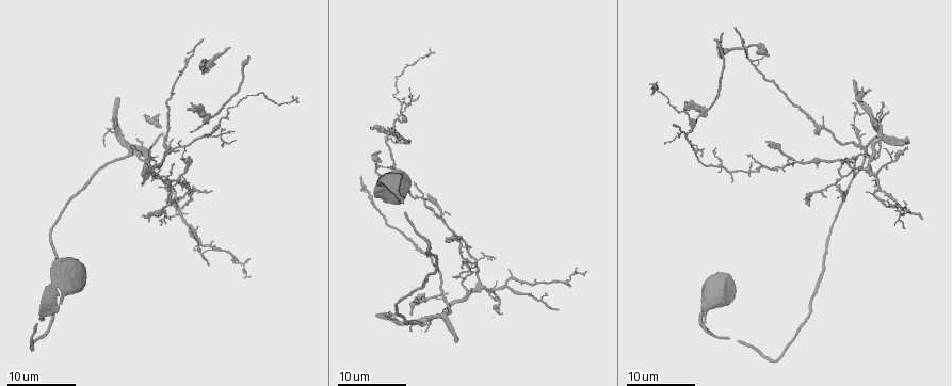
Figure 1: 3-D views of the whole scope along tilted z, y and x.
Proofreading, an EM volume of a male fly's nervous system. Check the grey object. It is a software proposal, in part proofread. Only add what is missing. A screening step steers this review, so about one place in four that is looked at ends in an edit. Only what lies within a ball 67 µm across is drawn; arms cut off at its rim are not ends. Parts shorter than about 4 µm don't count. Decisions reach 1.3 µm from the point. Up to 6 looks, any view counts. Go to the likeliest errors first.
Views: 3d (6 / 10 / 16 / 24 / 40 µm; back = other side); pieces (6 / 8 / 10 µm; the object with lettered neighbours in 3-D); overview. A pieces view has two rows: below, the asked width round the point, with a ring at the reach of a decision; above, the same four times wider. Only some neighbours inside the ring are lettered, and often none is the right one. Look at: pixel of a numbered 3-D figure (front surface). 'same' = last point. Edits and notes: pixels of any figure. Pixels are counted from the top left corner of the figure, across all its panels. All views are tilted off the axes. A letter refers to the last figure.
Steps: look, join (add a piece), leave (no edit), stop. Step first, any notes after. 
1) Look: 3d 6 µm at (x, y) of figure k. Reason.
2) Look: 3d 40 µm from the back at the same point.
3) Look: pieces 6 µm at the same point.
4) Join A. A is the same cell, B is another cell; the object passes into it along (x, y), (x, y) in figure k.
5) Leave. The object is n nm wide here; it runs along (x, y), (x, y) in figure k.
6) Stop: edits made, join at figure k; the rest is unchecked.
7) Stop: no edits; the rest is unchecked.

Look: 3d 24 µm at (427, 196) of figure 1. An open end.

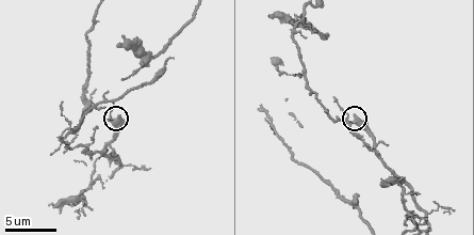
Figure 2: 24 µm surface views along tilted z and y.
Look: pieces 6 µm at (354, 115) of figure 2. See the neighbours.

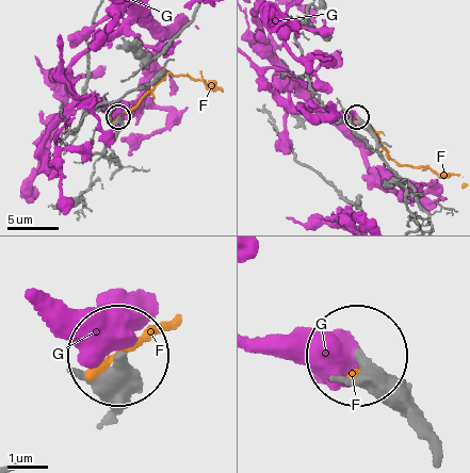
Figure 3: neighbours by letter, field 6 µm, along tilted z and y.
Leave. F and G are other cells; no lettered piece goes on from it.

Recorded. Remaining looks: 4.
Look: pieces 10 µm at (120, 45) of figure 2. An open end.

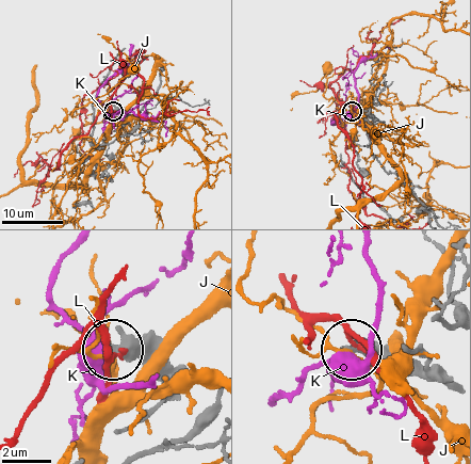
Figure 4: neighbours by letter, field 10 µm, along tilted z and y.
Leave. J, K and L are other cells; no lettered piece goes on from it.

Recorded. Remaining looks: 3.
Look: pieces 10 µm at (78, 136) of figure 2.

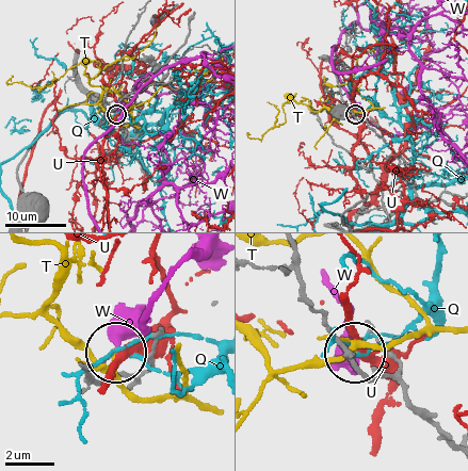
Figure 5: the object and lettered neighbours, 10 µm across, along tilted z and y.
Leave. Q, T, U and W are other cells; no lettered piece goes on from it.

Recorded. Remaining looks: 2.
Stop: no edits; the rest is unchecked.

